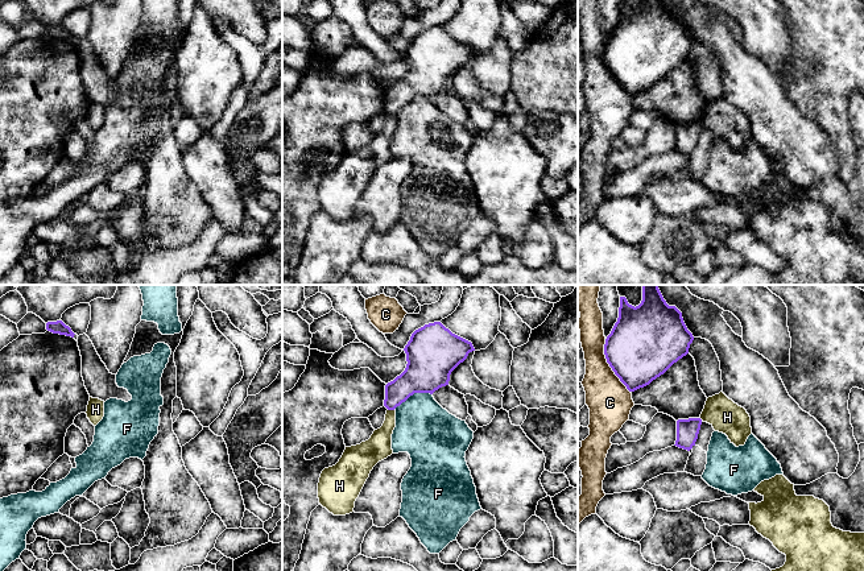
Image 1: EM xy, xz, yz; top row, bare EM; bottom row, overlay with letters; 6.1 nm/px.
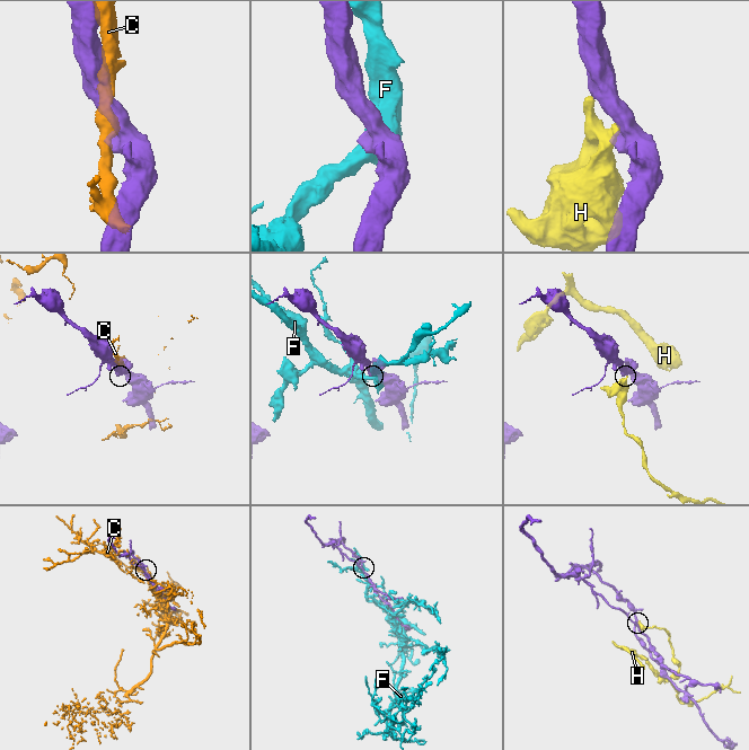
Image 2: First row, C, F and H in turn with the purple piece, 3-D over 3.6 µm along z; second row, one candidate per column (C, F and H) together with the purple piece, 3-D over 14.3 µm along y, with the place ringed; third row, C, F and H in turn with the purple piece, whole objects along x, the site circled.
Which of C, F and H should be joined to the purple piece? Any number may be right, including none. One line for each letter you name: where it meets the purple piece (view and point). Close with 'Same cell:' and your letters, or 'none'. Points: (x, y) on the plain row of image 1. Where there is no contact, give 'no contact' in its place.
Same cell: none

